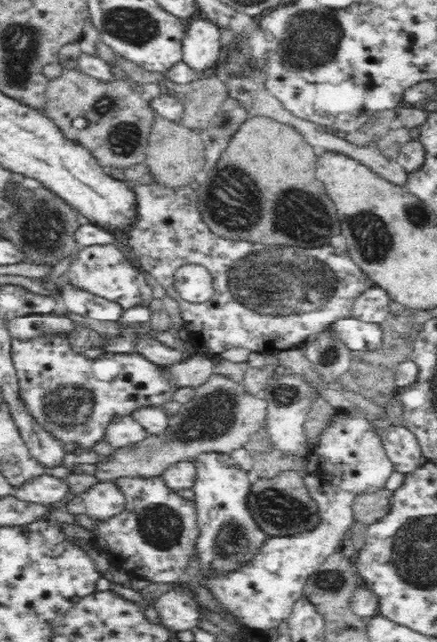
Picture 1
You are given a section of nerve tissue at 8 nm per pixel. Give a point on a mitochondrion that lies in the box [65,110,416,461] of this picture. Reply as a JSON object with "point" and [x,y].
{"point":[272,282]}

